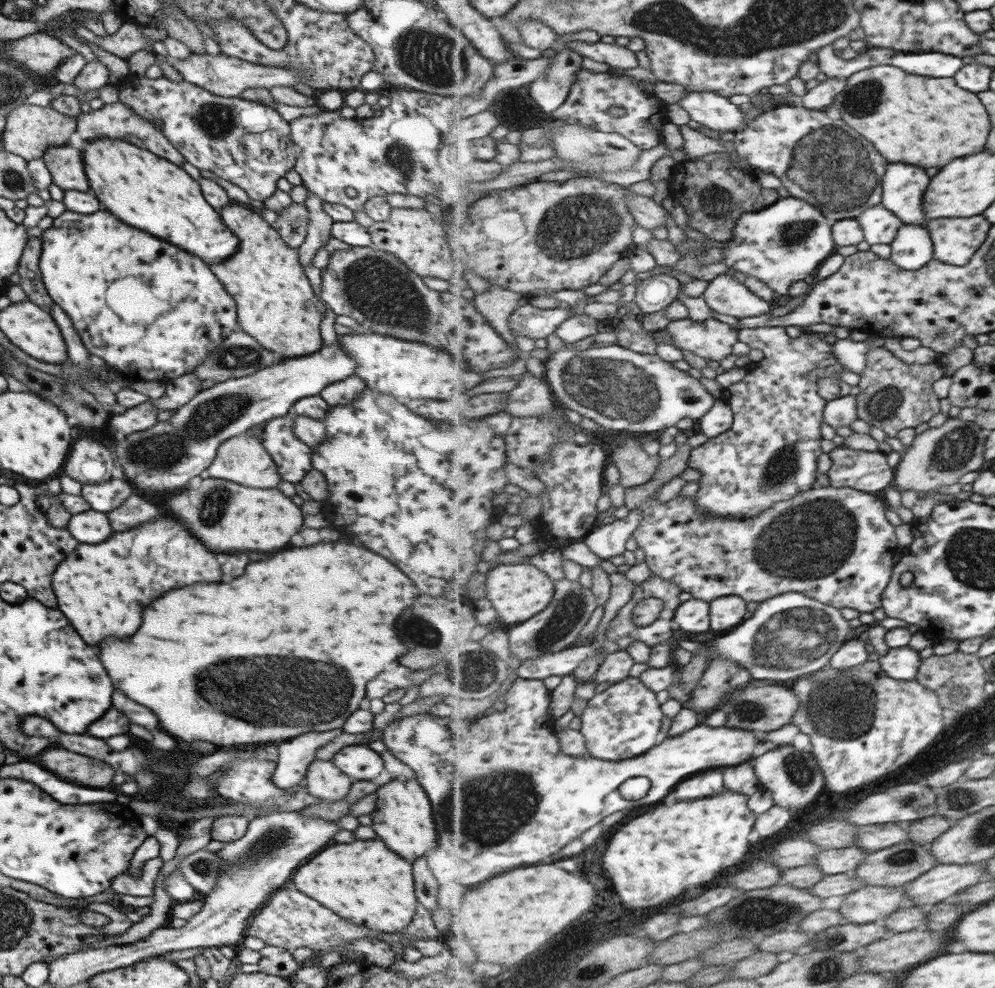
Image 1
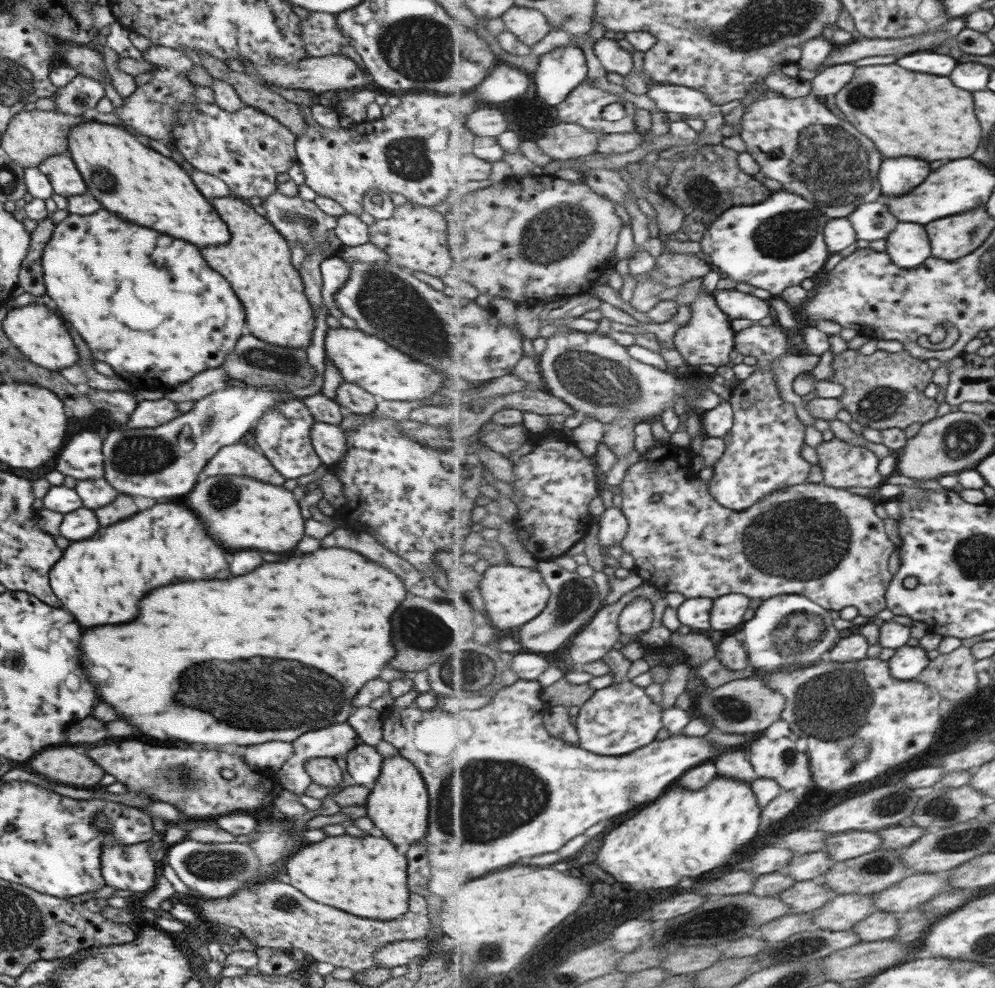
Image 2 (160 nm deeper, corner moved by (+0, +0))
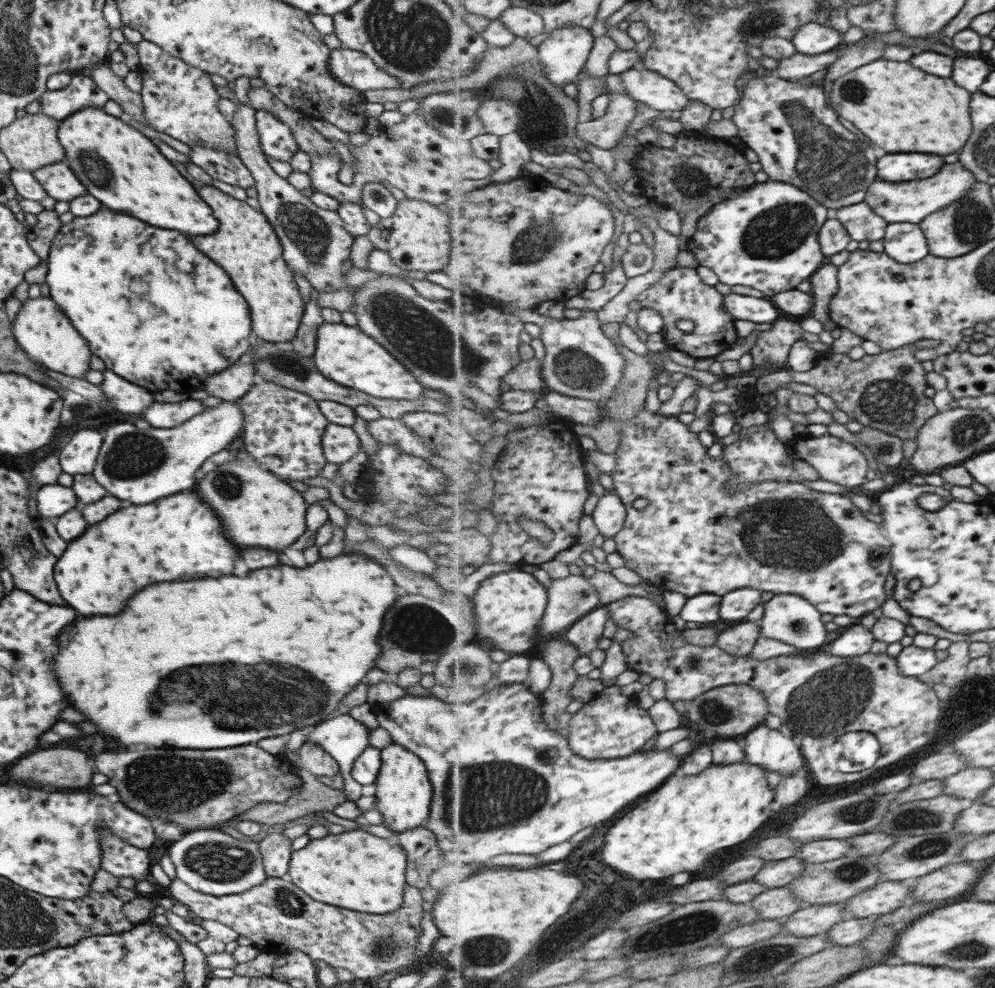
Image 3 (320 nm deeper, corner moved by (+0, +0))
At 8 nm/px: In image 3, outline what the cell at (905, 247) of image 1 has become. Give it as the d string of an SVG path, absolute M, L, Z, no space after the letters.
M896 223L889 226L883 238L884 252L903 264L913 264L930 255L923 230L915 224Z

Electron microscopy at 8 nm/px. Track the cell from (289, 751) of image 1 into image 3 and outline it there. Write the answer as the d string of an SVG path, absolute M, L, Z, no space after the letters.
M334 714L307 734L305 742L319 746L338 765L343 779L343 794L348 801L361 796L361 785L351 778L350 771L355 758L368 746L369 731L348 714Z

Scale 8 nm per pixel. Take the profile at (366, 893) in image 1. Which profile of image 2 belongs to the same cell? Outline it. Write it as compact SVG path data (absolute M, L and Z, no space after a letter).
M323 838L297 850L284 865L289 884L313 902L380 921L393 920L407 908L409 892L405 886L405 856L397 854L395 846L385 838Z

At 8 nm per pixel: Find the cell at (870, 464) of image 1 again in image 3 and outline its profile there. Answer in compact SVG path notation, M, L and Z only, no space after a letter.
M827 432L820 437L811 437L808 434L794 436L793 442L800 458L810 463L817 470L819 478L847 486L855 490L860 484L866 482L867 472L869 472L869 462L863 456L861 450L857 450L855 445L845 442L837 436L830 436Z

